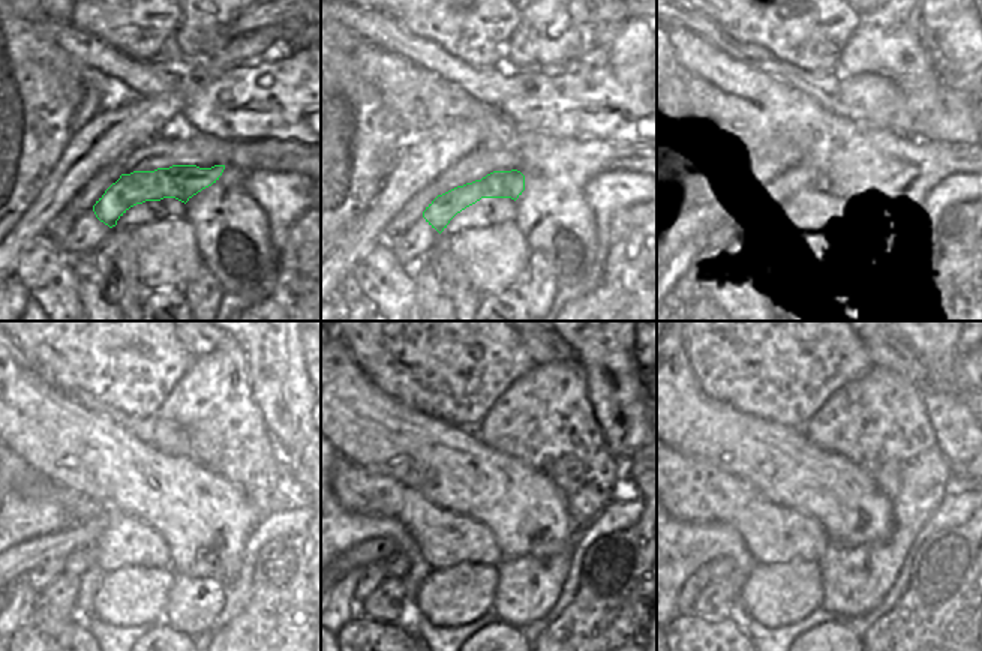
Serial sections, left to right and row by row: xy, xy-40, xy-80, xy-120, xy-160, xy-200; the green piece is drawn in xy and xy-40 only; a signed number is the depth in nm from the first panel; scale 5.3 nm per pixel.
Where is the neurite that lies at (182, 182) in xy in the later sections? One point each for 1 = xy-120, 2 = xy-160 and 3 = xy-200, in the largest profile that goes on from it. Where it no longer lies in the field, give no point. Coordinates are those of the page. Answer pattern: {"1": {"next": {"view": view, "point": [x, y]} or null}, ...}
{"1": {"next": {"view": "xy-120", "point": [77, 563]}}, "2": {"next": {"view": "xy-160", "point": [398, 566]}}, "3": {"next": {"view": "xy-200", "point": [721, 569]}}}

